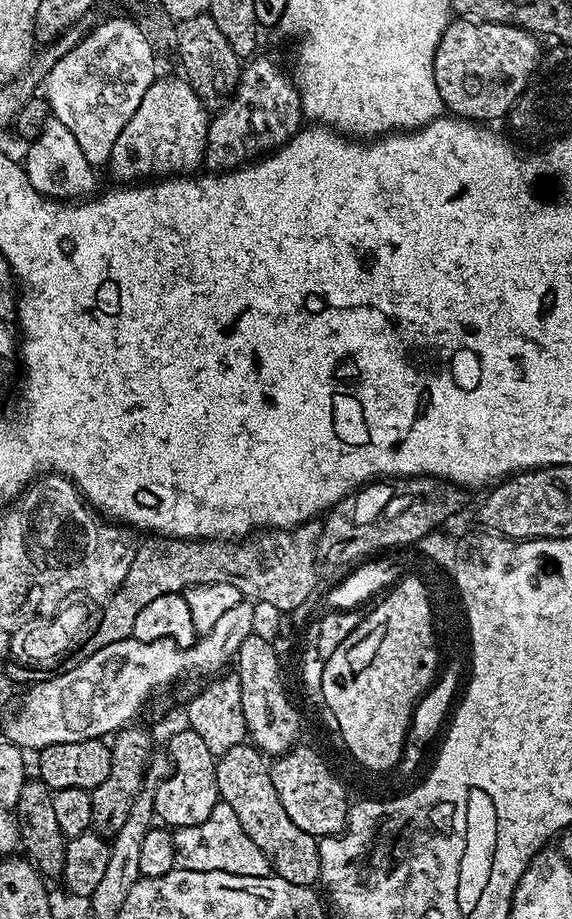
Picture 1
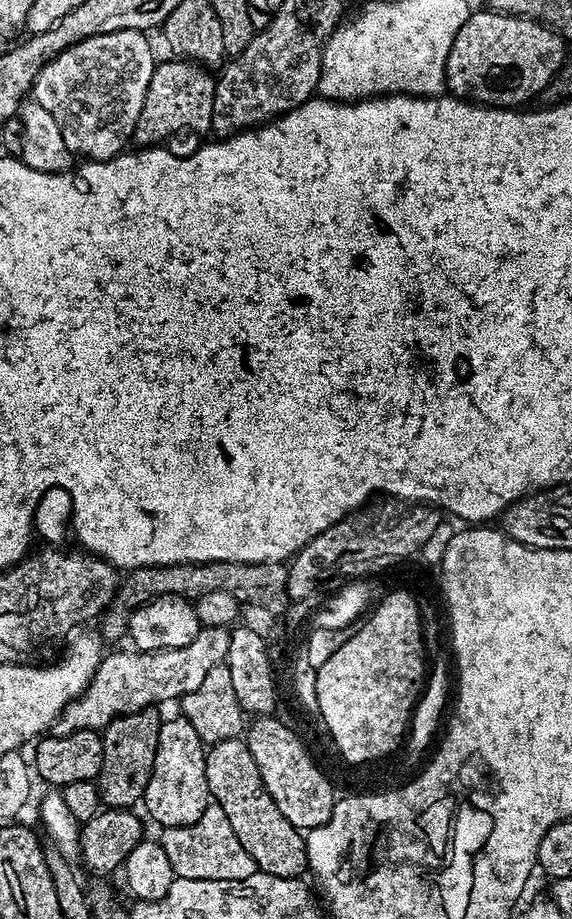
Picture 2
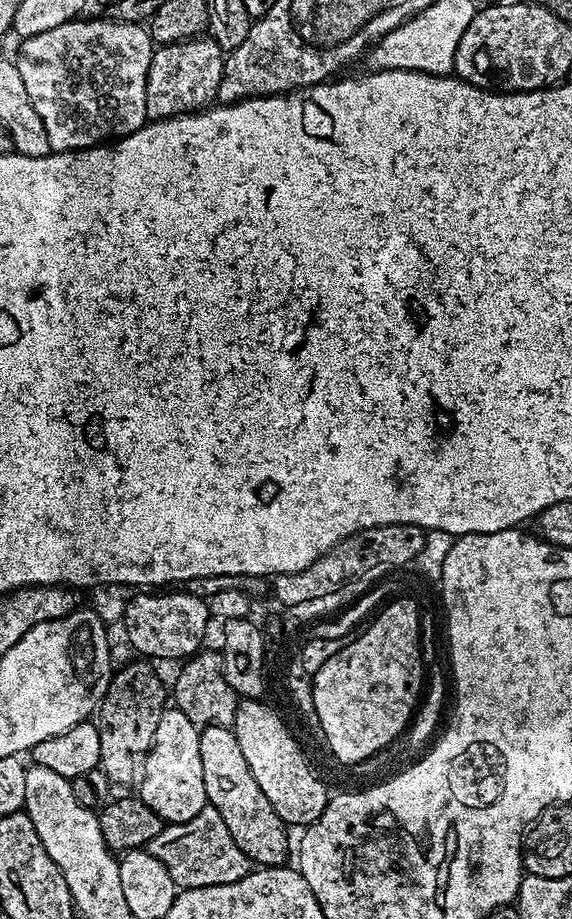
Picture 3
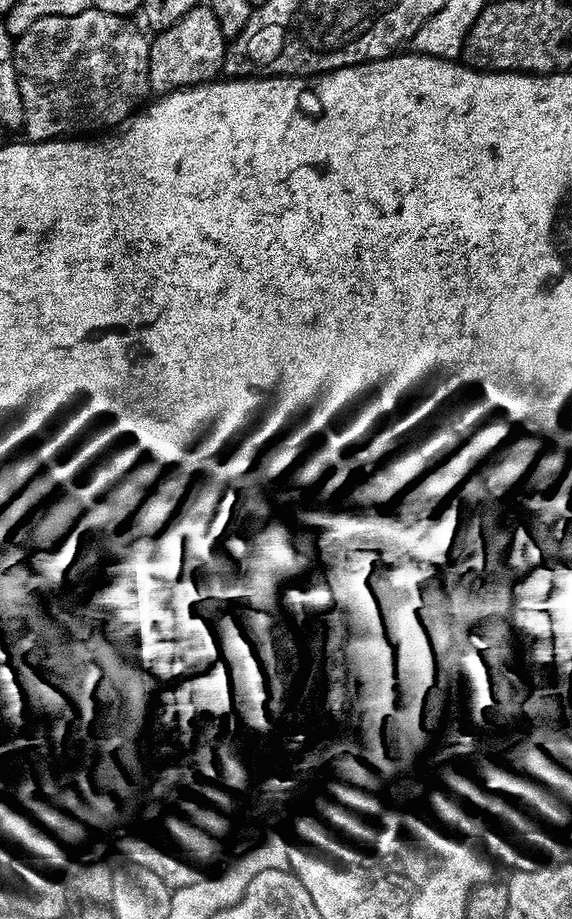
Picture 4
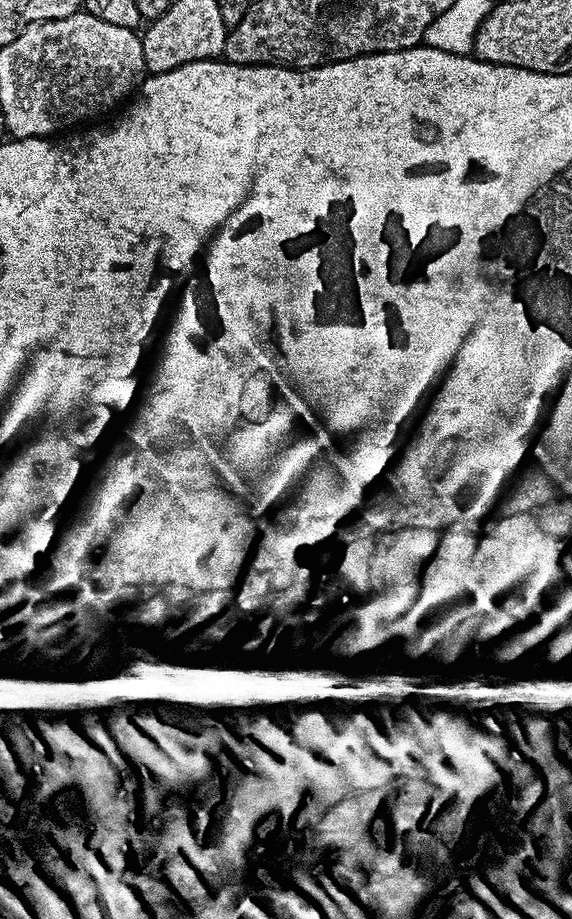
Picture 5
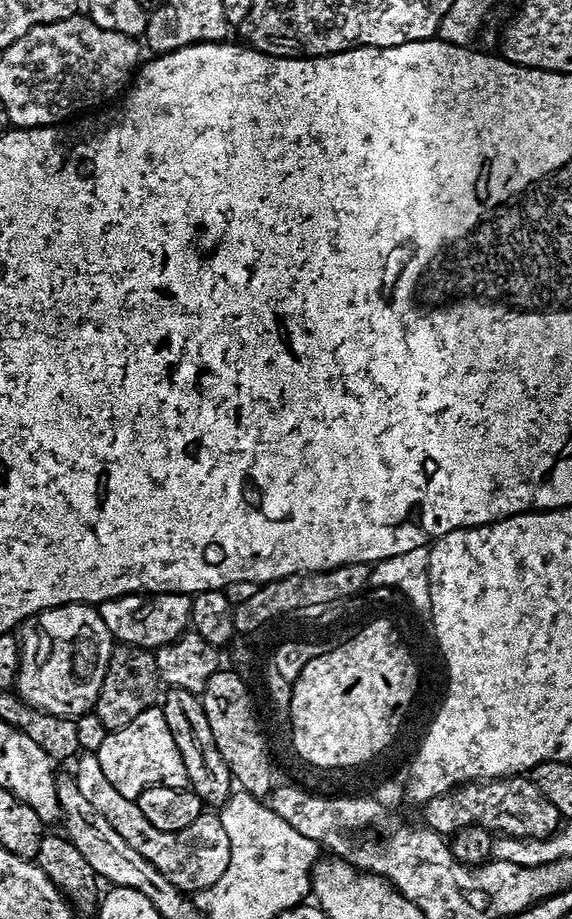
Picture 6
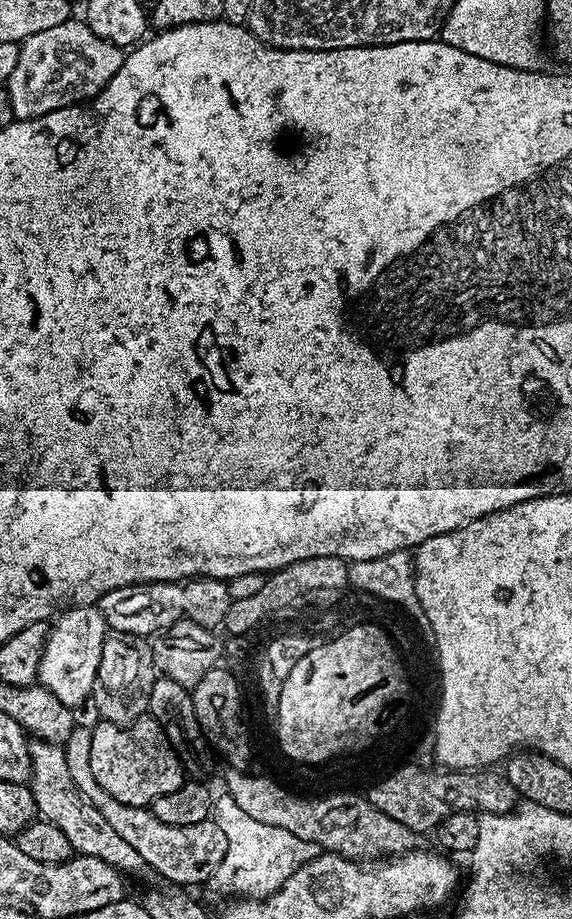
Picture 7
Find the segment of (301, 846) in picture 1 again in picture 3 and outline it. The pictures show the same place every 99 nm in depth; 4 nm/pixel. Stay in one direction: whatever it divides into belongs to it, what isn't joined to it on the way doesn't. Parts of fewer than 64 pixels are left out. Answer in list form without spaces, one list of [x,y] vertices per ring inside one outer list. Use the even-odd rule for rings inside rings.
[[[217,724],[201,727],[200,753],[209,805],[222,814],[222,822],[226,822],[230,838],[238,842],[238,850],[242,850],[253,865],[283,865],[288,856],[289,829],[284,820],[278,818],[274,806],[270,806],[270,798],[266,798],[258,782],[254,782],[254,774],[250,774],[250,766],[246,766],[235,732],[231,727],[223,728]]]

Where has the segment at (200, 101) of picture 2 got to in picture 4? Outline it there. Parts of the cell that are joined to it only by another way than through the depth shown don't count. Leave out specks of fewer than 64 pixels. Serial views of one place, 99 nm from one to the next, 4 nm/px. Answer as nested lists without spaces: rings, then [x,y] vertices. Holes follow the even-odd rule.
[[[197,6],[165,32],[157,32],[149,43],[148,87],[156,94],[177,92],[195,84],[206,84],[221,75],[226,37],[214,18],[211,7]]]

